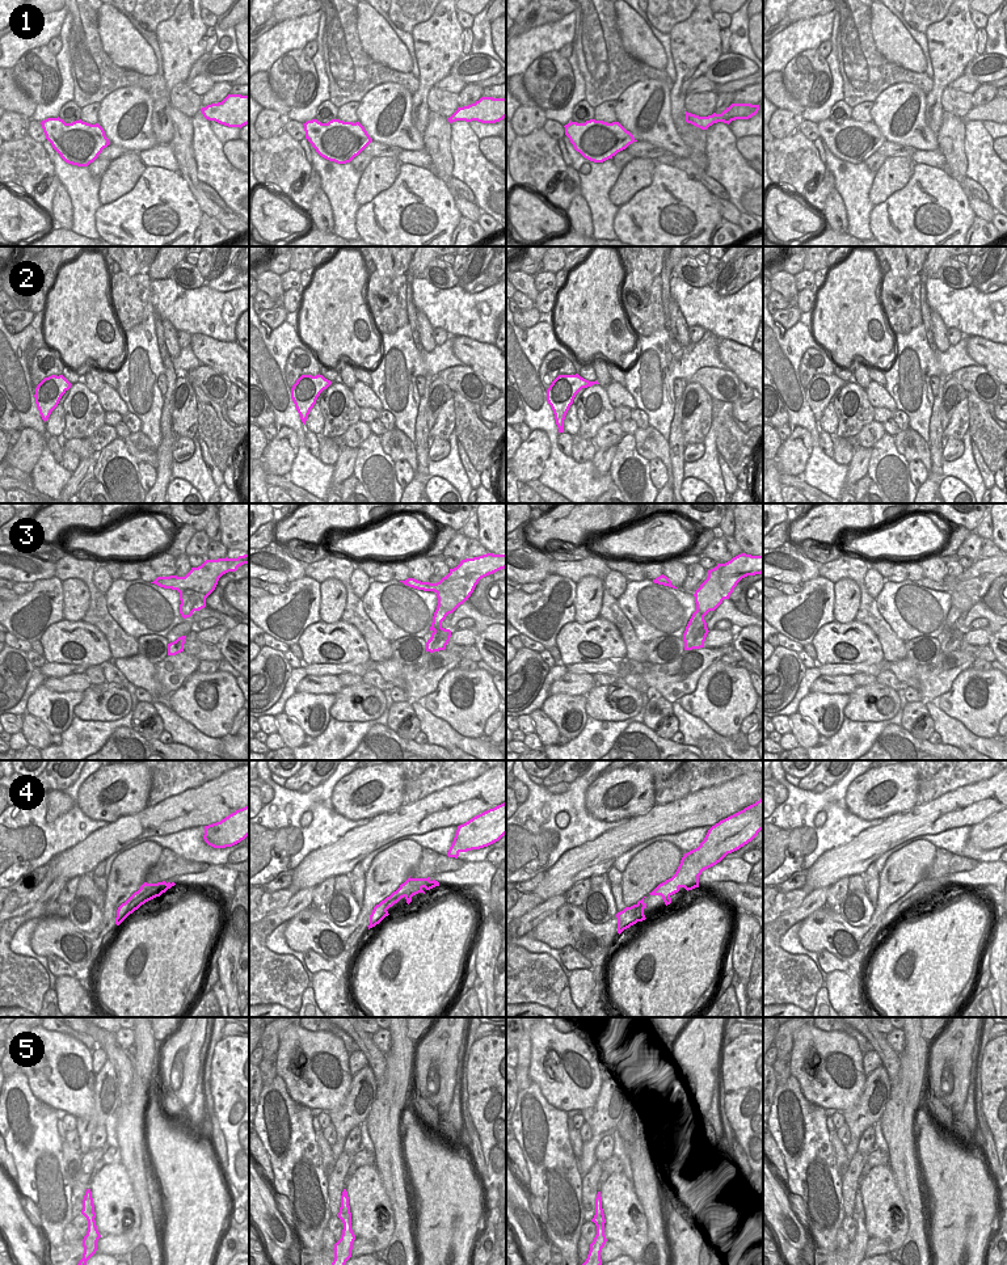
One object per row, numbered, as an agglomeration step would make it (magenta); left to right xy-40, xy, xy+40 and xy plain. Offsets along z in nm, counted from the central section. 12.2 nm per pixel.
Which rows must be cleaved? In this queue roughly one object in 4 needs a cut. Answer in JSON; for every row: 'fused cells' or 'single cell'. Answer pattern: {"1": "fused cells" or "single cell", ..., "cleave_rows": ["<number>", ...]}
{"1": "single cell", "2": "single cell", "3": "fused cells", "4": "single cell", "5": "fused cells", "cleave_rows": ["3", "5"]}

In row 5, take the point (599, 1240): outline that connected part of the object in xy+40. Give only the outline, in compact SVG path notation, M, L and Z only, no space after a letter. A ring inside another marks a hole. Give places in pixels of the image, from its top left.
M606 1219L603 1220L602 1224L595 1224L597 1235L593 1243L590 1244L587 1258L582 1265L602 1265L601 1252L607 1241L606 1235L604 1235L604 1223L606 1223Z

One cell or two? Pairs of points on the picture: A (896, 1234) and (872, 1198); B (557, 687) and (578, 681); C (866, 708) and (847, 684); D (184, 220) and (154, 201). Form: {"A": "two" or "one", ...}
{"A": "one", "B": "one", "C": "two", "D": "one"}

